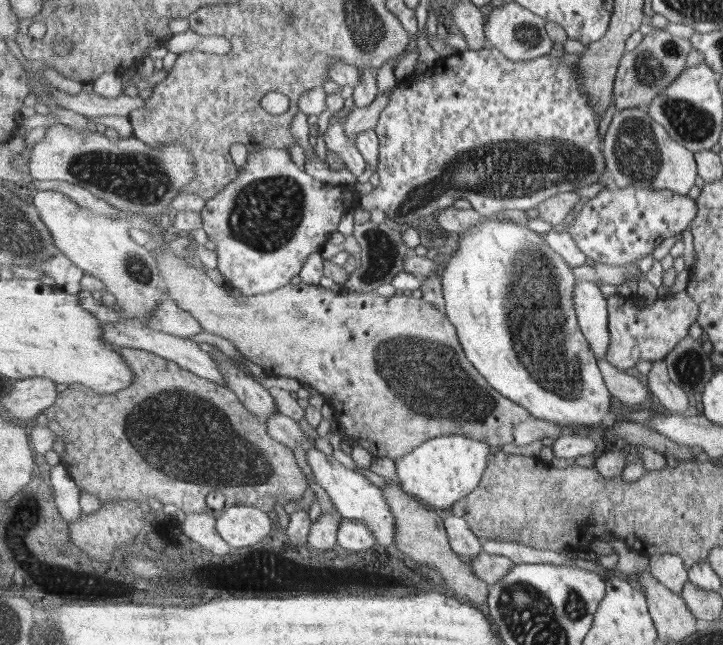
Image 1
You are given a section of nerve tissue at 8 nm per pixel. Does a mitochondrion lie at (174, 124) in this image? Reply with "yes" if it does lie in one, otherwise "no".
no

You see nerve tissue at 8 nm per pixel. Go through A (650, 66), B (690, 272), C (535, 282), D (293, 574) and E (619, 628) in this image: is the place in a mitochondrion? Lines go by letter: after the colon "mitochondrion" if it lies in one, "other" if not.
A: mitochondrion
B: other
C: mitochondrion
D: other
E: other

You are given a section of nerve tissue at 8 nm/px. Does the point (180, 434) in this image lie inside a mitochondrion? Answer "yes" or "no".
yes

